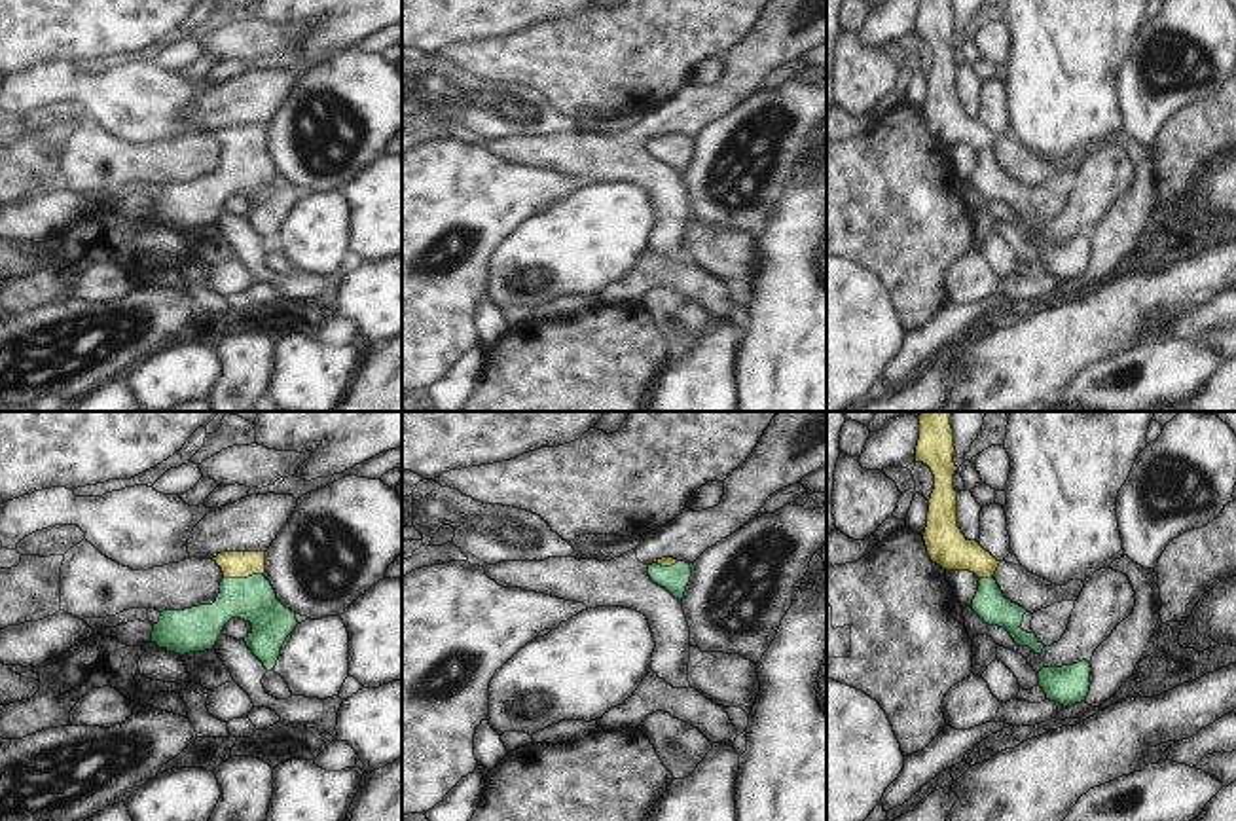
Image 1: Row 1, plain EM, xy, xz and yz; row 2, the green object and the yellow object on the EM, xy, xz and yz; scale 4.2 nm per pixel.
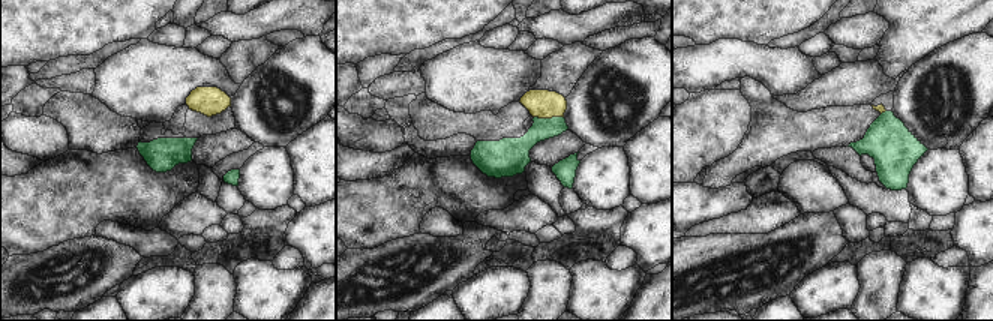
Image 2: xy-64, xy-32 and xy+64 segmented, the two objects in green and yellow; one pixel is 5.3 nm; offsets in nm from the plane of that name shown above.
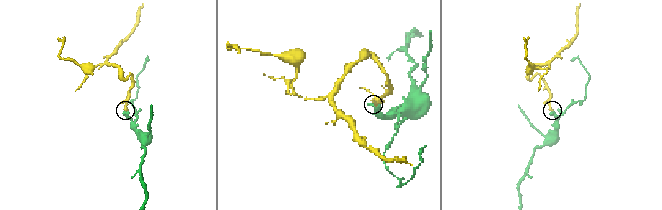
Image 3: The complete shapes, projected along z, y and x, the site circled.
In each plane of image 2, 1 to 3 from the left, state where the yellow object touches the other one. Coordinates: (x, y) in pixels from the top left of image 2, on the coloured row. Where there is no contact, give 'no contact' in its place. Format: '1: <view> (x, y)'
1: no contact
2: xy-32 (549, 119)
3: xy+64 (882, 113)

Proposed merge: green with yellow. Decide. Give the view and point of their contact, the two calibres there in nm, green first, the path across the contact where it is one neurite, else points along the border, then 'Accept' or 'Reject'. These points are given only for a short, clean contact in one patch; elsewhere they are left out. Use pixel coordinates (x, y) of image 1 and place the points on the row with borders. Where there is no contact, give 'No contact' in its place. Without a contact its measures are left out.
Touches green at xy (243, 579). Thickness 190 nm (green) against 110 nm. Path across: xy (253, 600), (243, 588), (243, 579), (234, 564). Accept

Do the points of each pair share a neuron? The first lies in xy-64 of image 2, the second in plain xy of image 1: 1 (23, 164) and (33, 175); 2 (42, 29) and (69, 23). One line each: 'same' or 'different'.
1: different
2: same

